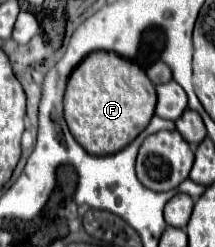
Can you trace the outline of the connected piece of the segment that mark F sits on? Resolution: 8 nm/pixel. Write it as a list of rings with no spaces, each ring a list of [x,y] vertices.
[[[95,51],[71,73],[65,91],[65,121],[77,143],[91,155],[111,155],[127,147],[155,115],[157,93],[147,73],[133,61]]]

